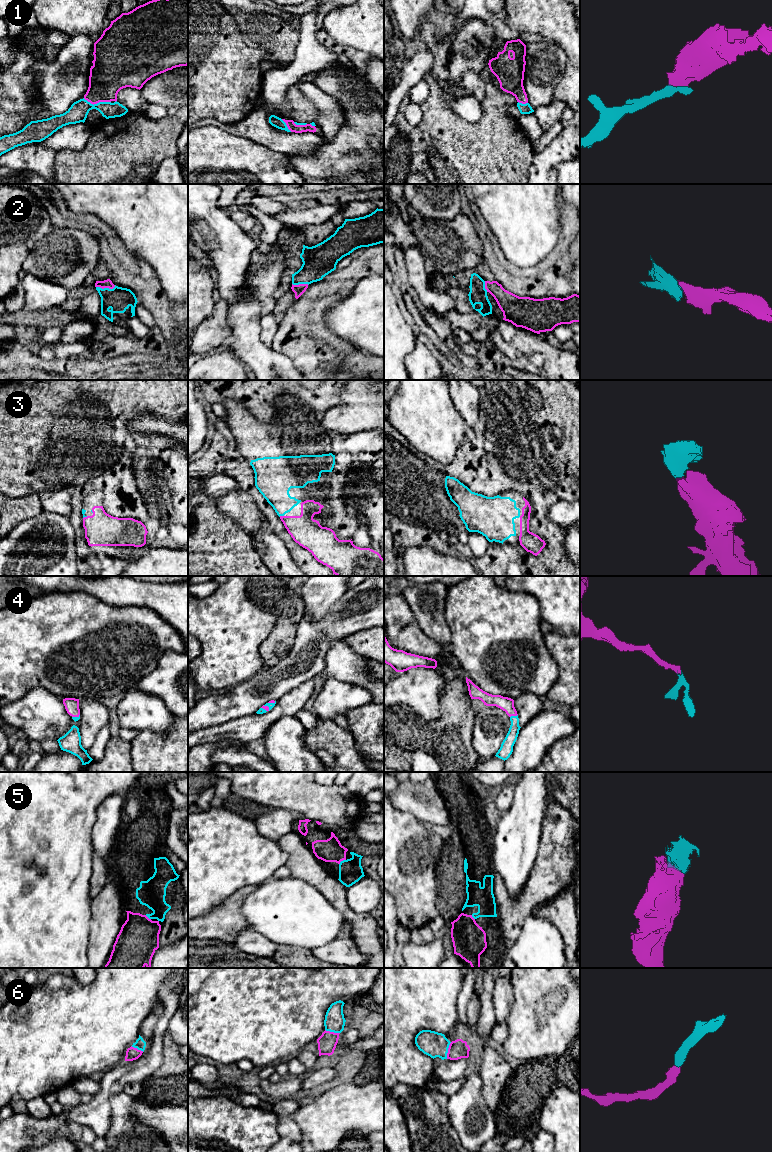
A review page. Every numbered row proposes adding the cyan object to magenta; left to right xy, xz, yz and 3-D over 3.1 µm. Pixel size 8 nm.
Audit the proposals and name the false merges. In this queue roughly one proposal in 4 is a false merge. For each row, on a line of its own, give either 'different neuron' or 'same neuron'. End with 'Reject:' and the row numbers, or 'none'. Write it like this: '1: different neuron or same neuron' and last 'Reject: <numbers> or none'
1: same neuron
2: same neuron
3: same neuron
4: same neuron
5: same neuron
6: same neuron
Reject: none

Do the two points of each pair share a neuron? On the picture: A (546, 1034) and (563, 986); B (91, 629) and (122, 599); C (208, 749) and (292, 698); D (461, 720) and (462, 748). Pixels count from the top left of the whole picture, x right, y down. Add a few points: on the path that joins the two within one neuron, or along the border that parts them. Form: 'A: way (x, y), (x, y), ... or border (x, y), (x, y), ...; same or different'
A: way (546, 1022), (548, 1001), (551, 998); same
B: border (94, 595), (111, 605), (139, 606); different
C: border (244, 742), (220, 740), (199, 745); different
D: way (461, 727), (461, 741); same

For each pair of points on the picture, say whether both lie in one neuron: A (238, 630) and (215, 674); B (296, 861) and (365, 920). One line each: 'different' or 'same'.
A: same
B: same

